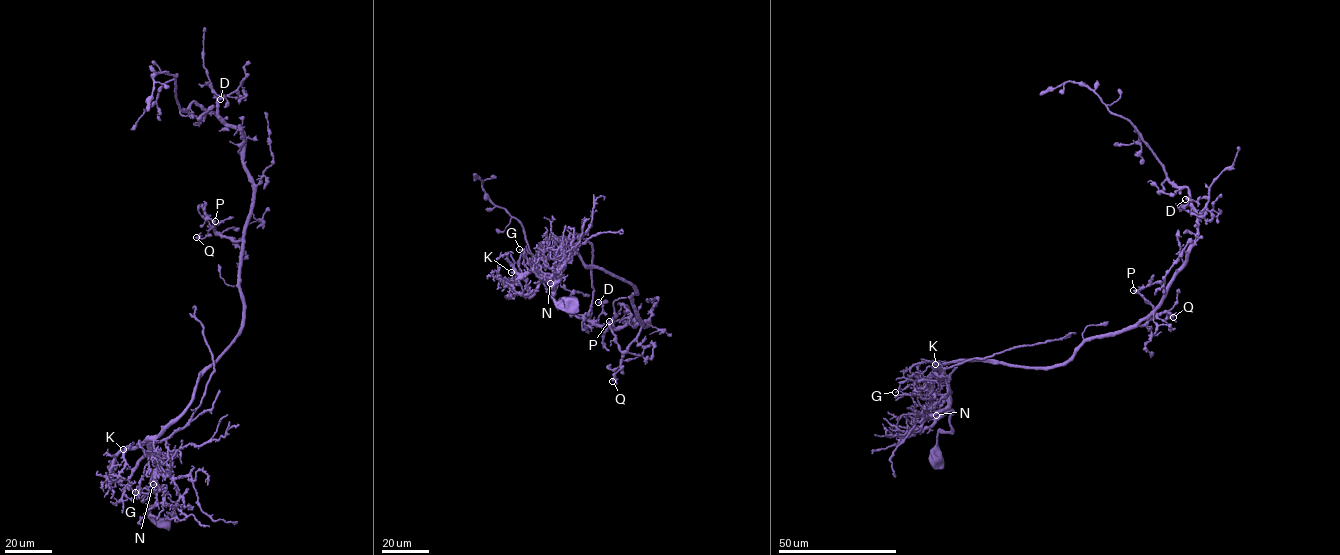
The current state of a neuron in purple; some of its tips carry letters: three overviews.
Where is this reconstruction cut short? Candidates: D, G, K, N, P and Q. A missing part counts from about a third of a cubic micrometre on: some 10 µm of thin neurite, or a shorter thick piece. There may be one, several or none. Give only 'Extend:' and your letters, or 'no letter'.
Extend: K

